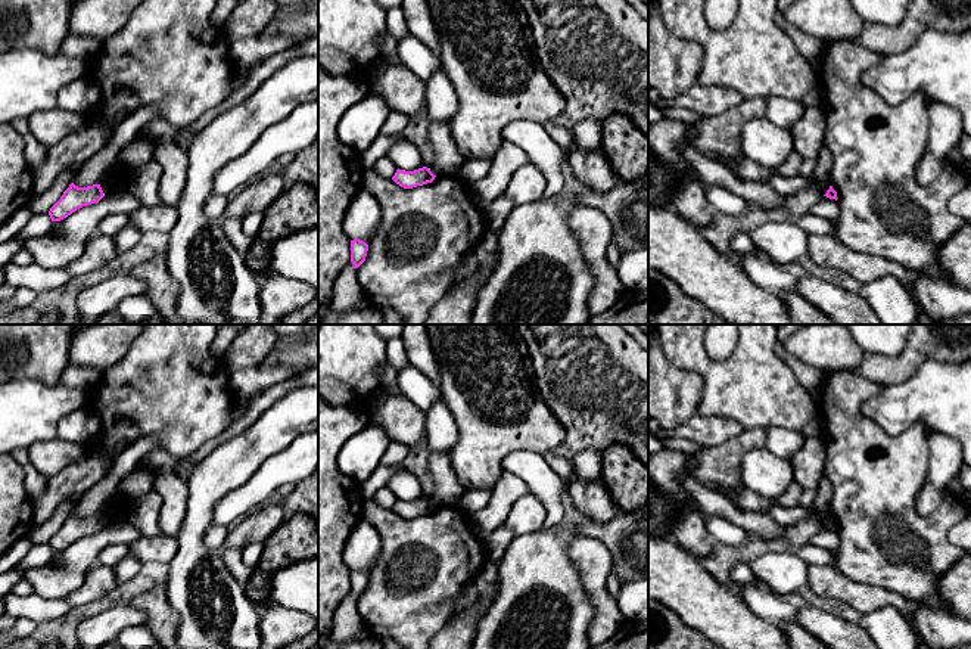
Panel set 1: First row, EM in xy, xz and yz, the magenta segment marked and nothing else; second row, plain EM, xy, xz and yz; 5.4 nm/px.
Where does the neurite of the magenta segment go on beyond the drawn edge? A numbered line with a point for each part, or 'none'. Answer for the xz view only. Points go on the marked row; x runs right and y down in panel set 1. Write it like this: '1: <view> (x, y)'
none

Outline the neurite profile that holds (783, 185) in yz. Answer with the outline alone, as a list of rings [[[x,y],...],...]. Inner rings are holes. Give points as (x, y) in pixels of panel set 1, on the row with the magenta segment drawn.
[[[772,174],[768,183],[779,195],[794,195],[803,189],[813,189],[825,195],[831,186],[830,181],[815,180],[812,176],[800,174],[794,177]]]

